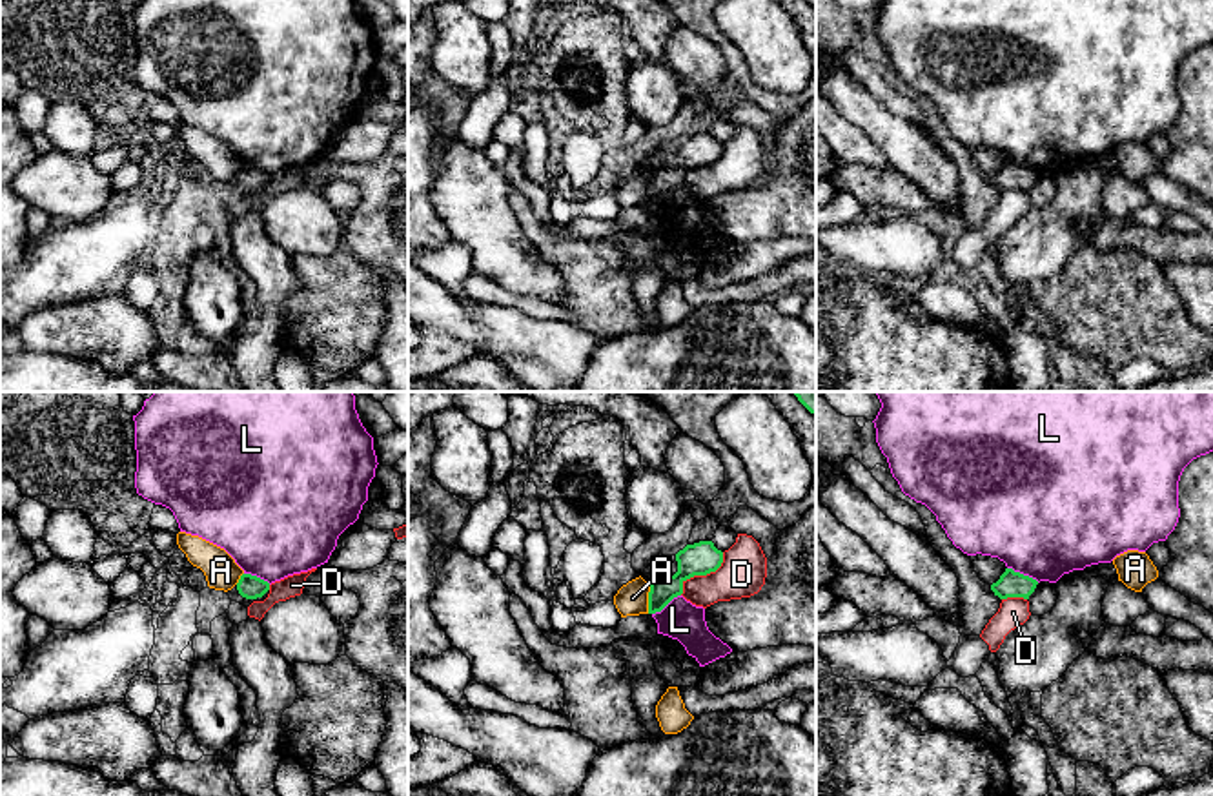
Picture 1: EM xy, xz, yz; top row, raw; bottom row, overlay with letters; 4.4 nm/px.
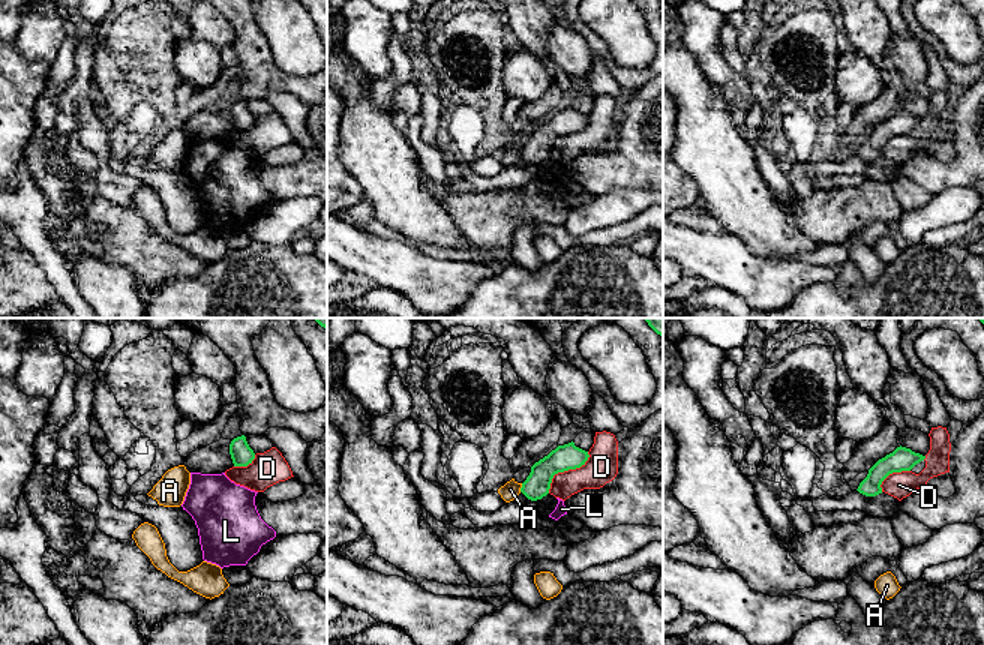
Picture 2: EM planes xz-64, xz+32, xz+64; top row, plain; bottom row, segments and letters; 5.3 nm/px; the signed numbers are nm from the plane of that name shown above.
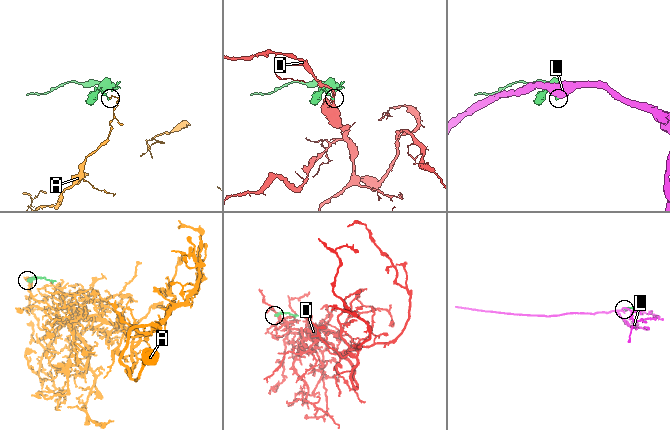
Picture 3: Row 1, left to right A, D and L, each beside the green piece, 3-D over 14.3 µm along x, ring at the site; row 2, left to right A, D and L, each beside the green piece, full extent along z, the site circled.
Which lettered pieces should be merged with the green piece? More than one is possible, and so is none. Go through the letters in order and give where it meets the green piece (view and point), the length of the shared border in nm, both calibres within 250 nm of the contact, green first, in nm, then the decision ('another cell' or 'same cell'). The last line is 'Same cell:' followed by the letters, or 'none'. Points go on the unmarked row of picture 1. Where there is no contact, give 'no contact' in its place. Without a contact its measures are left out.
A: xz (649, 190) | 140 nm | 130/140 nm | another cell
D: xz (702, 166) | 280 nm | 150/200 nm | another cell
L: yz (1022, 166) | 160 nm | 120/500 nm | another cell
Same cell: none

